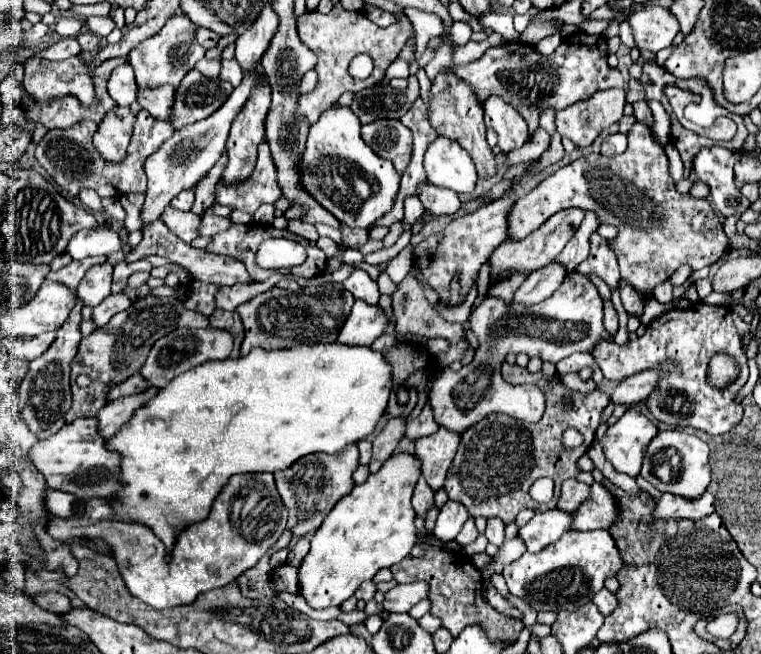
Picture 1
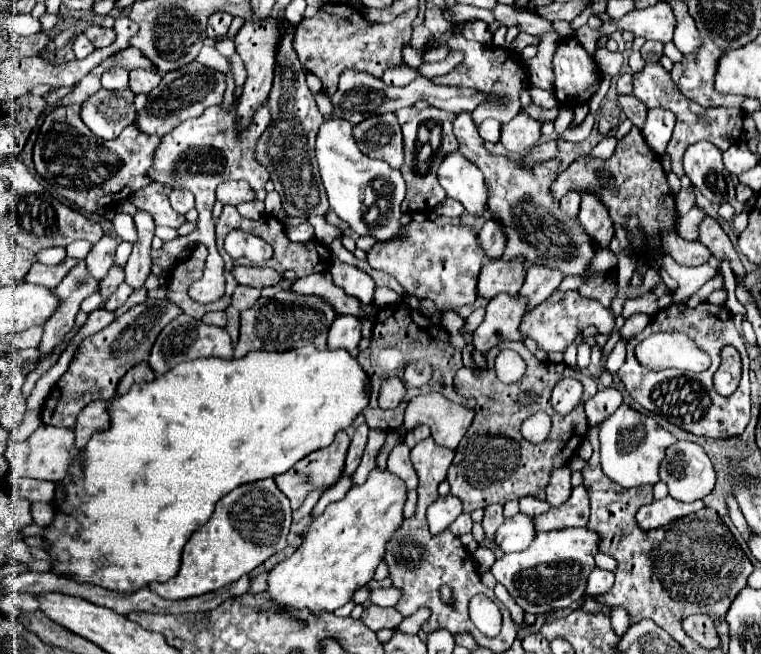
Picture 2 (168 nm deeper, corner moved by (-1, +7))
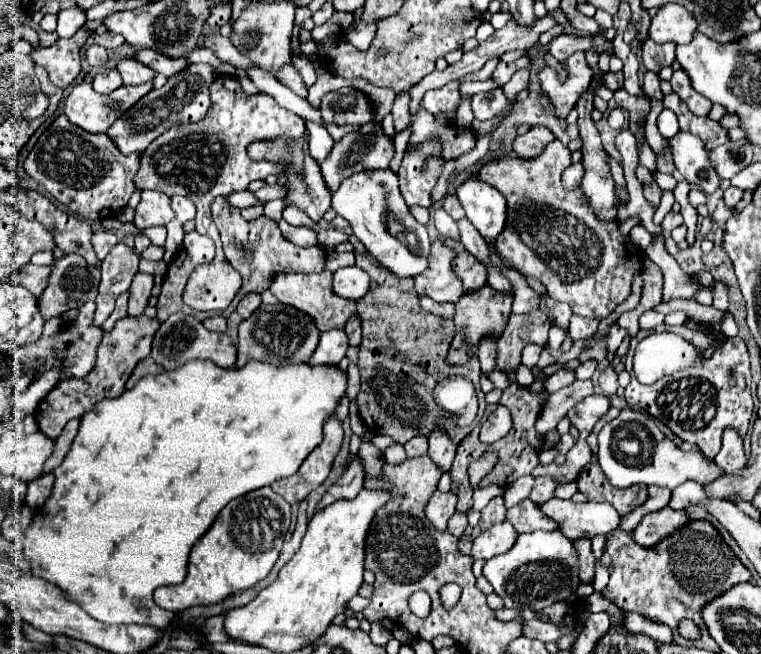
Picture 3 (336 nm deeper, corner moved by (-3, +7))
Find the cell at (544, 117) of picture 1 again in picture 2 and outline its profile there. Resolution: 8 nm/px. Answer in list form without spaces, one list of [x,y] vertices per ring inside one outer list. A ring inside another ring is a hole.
[[[529,85],[529,87],[527,87],[527,93],[531,95],[531,101],[533,101],[535,105],[543,107],[543,109],[555,109],[555,107],[561,105],[561,103],[557,101],[557,97],[553,95],[553,91],[543,91],[543,89],[535,87],[535,85]]]

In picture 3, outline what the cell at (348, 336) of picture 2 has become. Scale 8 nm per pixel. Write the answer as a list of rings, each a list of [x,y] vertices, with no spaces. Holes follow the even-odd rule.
[[[333,329],[333,331],[323,331],[319,339],[319,347],[309,359],[309,365],[337,365],[349,349],[349,337],[345,329]]]

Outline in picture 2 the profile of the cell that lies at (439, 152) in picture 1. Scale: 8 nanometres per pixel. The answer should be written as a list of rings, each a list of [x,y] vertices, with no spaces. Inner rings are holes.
[[[459,151],[447,155],[439,167],[439,183],[441,187],[447,191],[447,197],[451,199],[457,199],[465,211],[473,217],[481,217],[485,213],[485,207],[487,207],[487,185],[485,185],[485,179],[483,179],[483,173],[479,171],[477,165],[473,165],[471,161],[467,161]]]

